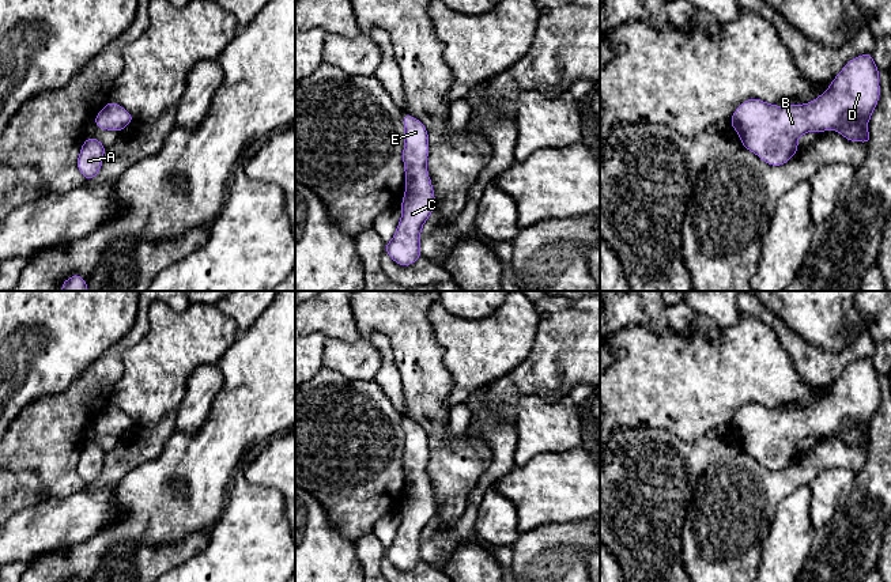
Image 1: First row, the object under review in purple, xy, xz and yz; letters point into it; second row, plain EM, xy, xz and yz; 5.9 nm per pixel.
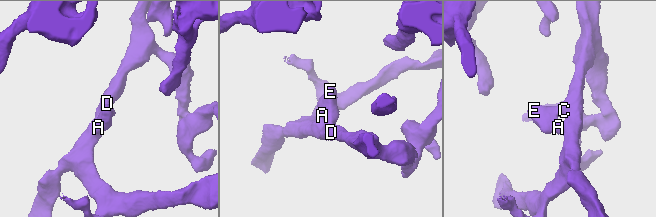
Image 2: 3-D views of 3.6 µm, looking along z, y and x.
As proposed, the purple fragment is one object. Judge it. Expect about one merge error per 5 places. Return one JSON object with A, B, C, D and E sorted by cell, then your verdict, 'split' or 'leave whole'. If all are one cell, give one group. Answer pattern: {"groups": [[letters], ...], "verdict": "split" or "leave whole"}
{"groups": [["A", "B", "C", "D", "E"]], "verdict": "leave whole"}

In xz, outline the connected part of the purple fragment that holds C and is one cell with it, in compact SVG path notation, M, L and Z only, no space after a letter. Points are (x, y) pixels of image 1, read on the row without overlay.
M404 419L405 434L403 468L405 476L405 498L401 506L401 524L385 558L403 571L412 570L422 562L420 536L428 521L435 515L435 500L427 477L430 456L428 436L424 428L411 419Z

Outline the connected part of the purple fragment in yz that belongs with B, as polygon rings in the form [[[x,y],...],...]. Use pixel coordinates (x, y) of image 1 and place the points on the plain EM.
[[[872,358],[847,366],[815,405],[805,409],[777,411],[758,403],[744,405],[732,419],[729,427],[741,443],[741,450],[770,470],[784,470],[800,454],[797,443],[807,436],[838,435],[847,446],[871,449],[871,420],[879,408],[879,373]]]

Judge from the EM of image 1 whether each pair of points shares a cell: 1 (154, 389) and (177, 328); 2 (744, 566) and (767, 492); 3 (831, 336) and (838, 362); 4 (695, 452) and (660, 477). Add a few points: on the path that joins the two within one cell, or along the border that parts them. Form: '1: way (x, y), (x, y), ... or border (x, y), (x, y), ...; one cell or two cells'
1: way (155, 374), (155, 370), (176, 343); one cell
2: way (744, 548), (744, 525), (750, 510); one cell
3: border (856, 327), (848, 343), (835, 351), (805, 340); two cells
4: way (687, 460), (668, 469); one cell

